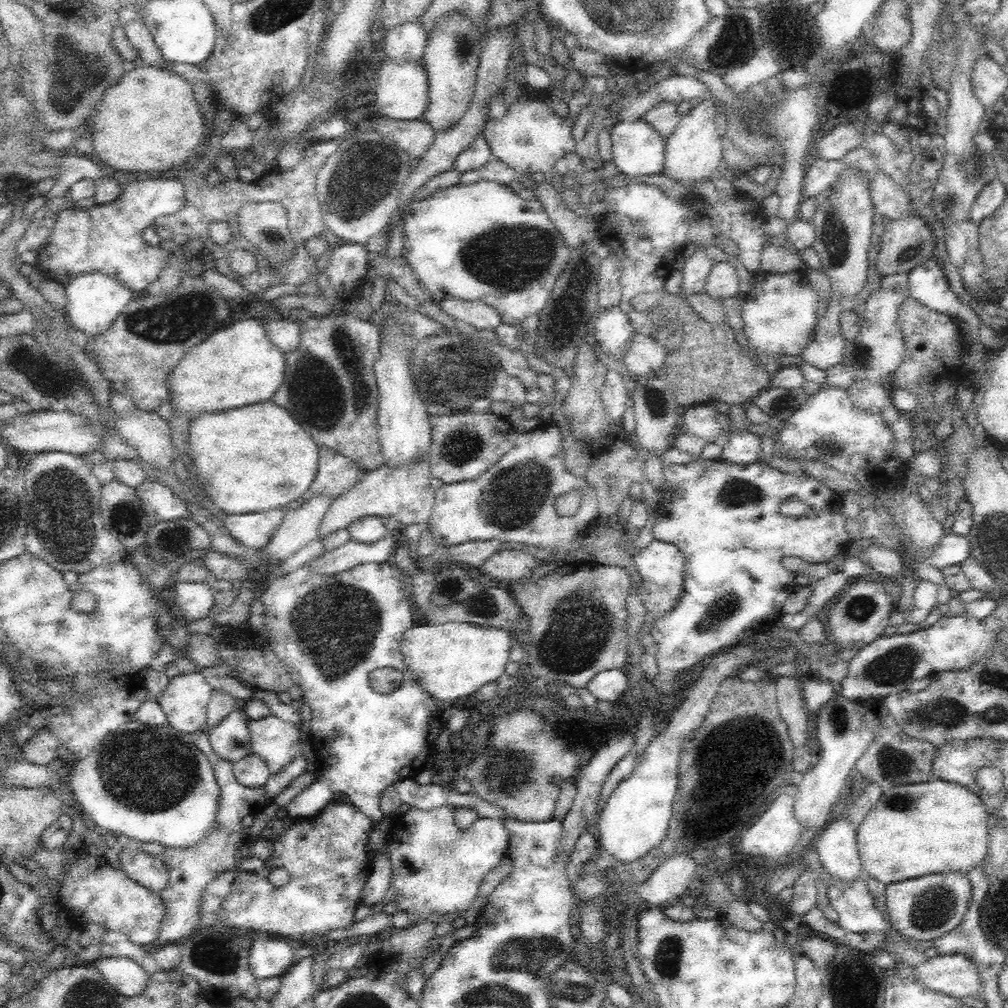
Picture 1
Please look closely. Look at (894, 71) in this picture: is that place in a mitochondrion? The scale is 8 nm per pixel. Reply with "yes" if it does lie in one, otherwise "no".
no

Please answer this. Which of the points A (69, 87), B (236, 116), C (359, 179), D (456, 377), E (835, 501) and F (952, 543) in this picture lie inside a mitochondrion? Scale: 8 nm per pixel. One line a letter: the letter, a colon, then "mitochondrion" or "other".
A: mitochondrion
B: other
C: mitochondrion
D: mitochondrion
E: other
F: other

